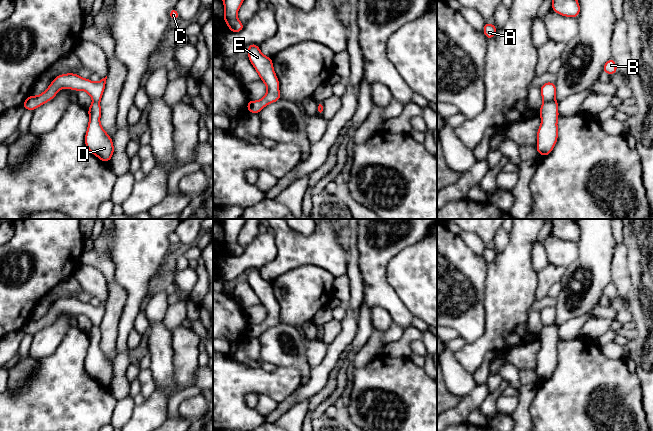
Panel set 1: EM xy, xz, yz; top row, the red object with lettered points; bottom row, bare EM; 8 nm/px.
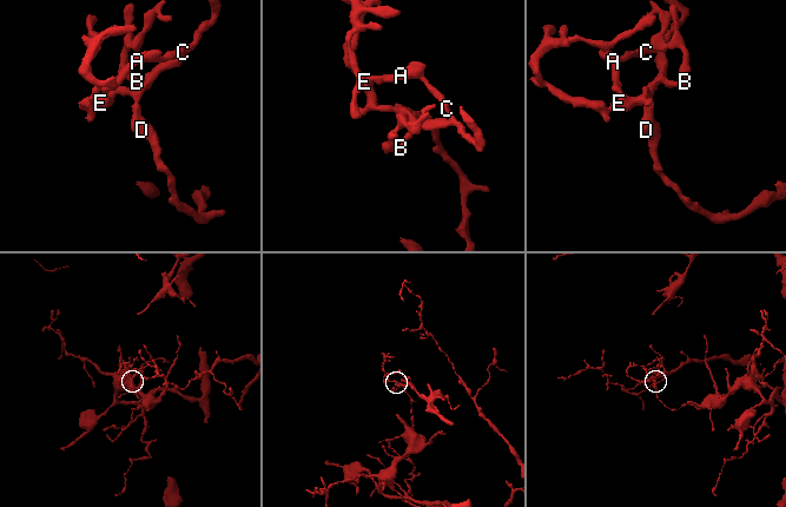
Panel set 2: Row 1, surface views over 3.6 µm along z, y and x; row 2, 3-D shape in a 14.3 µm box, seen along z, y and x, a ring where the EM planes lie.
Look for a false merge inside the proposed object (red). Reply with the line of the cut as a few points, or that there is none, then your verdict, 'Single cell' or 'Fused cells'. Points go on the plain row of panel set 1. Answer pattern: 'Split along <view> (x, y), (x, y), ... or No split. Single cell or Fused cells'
Split along yz (554, 323), (543, 326). Fused cells

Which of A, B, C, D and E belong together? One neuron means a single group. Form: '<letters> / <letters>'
A B C E / D

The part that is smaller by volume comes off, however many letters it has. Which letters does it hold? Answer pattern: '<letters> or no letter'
A, B, C, E

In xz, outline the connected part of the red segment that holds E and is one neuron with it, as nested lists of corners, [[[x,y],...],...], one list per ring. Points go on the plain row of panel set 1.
[[[255,267],[248,270],[248,283],[267,311],[266,319],[261,324],[248,324],[247,327],[247,336],[259,338],[266,329],[281,323],[279,304],[273,293],[272,282],[264,280]]]

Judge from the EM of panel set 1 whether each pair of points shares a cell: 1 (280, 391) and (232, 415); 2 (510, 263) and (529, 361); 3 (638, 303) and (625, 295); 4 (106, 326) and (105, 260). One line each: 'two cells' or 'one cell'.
1: one cell
2: two cells
3: two cells
4: one cell

